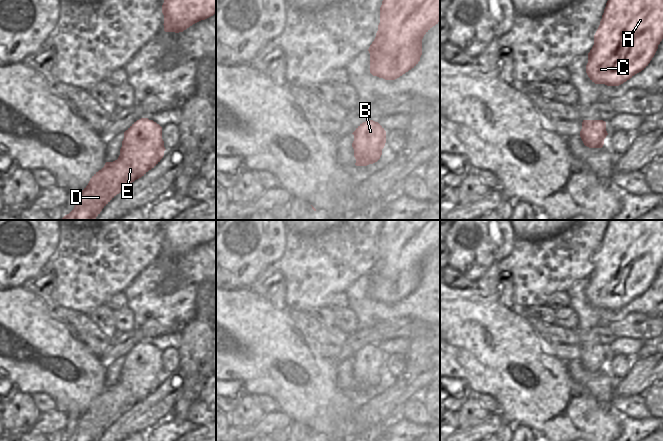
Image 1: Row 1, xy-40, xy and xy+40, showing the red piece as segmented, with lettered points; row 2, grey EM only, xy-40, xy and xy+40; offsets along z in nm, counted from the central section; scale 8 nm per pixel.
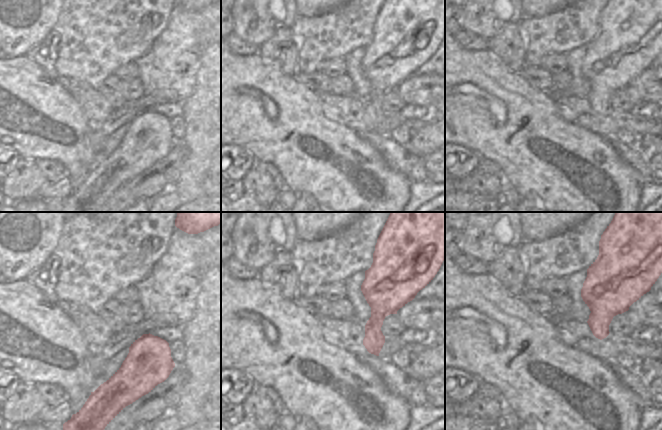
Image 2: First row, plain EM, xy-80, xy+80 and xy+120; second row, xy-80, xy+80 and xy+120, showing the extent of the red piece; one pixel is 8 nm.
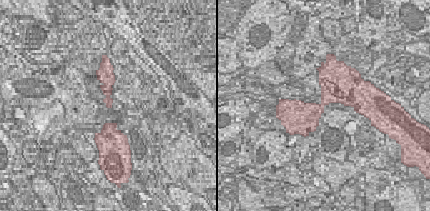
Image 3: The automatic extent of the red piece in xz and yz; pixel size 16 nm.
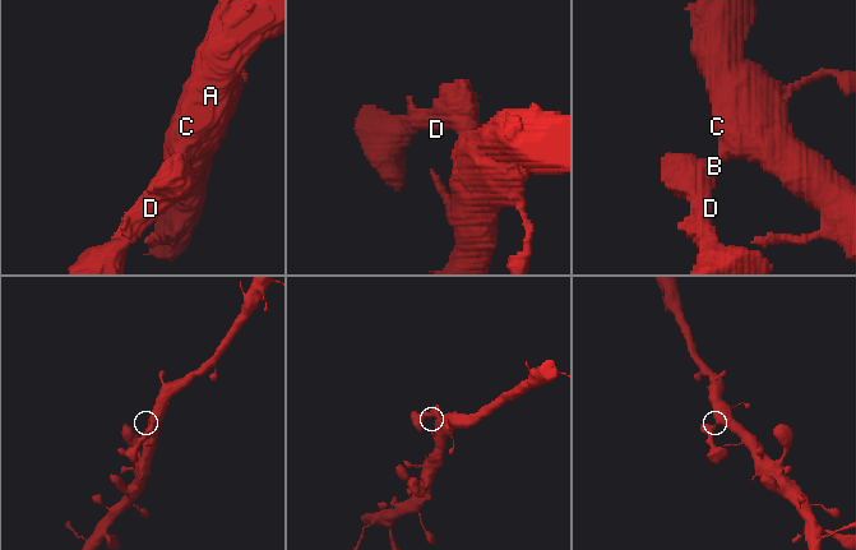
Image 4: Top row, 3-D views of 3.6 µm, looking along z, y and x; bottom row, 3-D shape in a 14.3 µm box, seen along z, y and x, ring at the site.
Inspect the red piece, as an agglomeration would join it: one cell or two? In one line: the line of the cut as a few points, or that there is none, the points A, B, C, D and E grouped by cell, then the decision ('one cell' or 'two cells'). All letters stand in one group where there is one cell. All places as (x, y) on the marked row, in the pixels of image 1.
xy+40 (603, 121), (583, 122) | A C / B D E | two cells

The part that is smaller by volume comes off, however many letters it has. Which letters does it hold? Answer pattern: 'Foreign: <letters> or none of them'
Foreign: B, D, E

